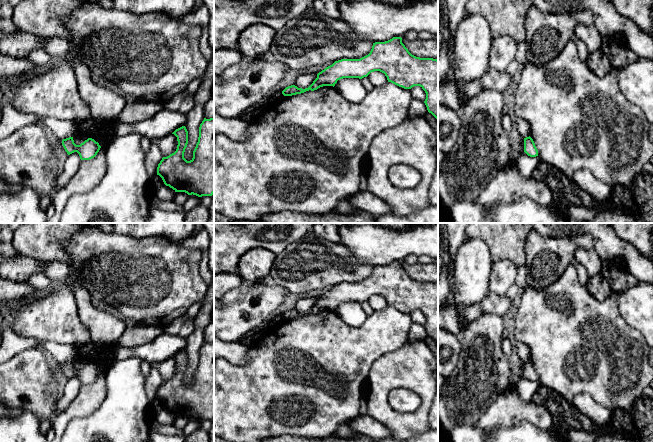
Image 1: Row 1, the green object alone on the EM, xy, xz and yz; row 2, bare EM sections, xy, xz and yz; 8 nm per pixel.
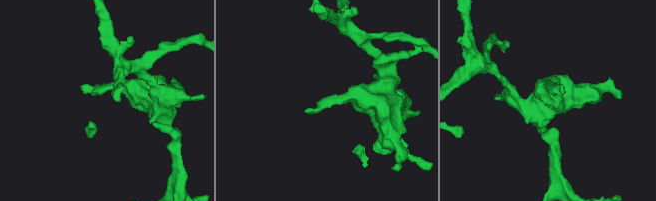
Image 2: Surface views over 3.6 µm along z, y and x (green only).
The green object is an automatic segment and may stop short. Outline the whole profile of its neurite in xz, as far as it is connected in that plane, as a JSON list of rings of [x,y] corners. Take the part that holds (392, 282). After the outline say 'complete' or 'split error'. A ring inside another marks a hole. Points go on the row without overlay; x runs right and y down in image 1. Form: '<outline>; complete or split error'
[[[401,261],[373,267],[370,277],[360,283],[335,285],[319,296],[308,312],[291,309],[282,318],[292,320],[323,310],[334,311],[340,303],[362,303],[374,295],[384,297],[388,306],[404,313],[420,310],[426,317],[424,327],[428,336],[438,344],[438,284],[412,279],[402,267]]]; complete

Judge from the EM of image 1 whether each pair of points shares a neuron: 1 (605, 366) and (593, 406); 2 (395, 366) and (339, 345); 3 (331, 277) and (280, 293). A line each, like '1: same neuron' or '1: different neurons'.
1: different neurons
2: different neurons
3: different neurons

